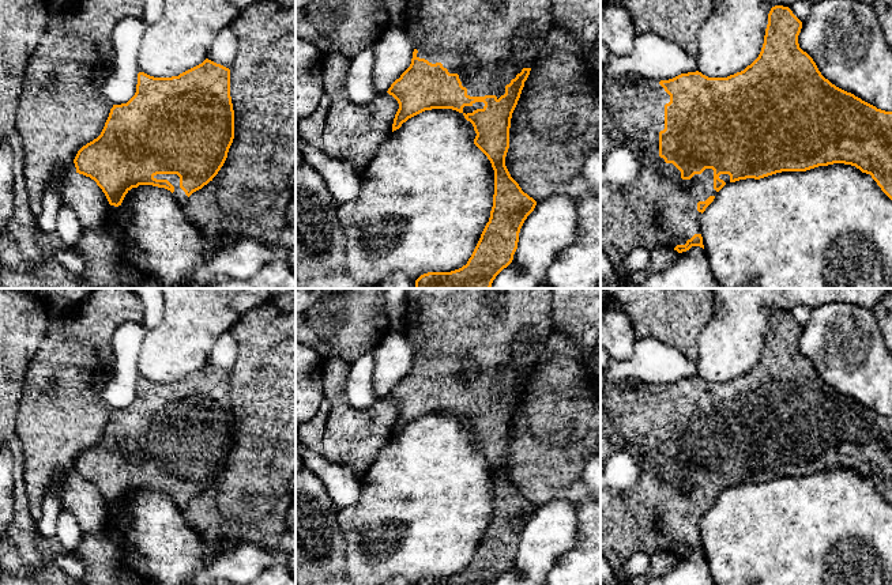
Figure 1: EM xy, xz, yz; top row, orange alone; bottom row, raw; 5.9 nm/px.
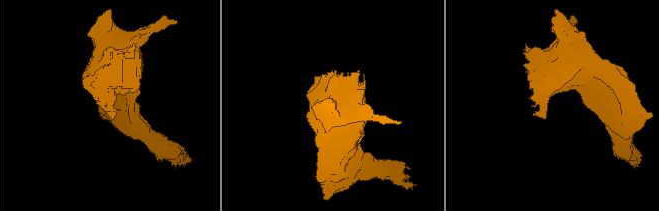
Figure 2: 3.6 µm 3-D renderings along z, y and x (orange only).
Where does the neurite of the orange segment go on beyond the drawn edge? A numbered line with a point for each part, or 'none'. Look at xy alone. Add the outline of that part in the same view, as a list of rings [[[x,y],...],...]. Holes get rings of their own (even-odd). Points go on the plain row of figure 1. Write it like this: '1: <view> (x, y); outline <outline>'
1: xy (179, 498); outline [[[157,479],[154,480],[157,484],[168,484],[174,491],[174,502],[180,509],[184,509],[188,501],[185,497],[180,492],[180,482],[177,479]]]

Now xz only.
1: xz (486, 338); outline [[[407,288],[407,316],[402,331],[414,346],[417,362],[441,367],[449,378],[458,378],[467,400],[496,400],[498,404],[523,373],[534,370],[554,331],[552,288]]]

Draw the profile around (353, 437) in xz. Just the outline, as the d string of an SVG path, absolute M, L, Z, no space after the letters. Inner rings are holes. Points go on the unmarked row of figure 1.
M340 358L323 359L323 390L331 410L325 423L321 454L343 464L362 478L392 437L398 405L388 397L366 410L357 410L346 395L350 365Z

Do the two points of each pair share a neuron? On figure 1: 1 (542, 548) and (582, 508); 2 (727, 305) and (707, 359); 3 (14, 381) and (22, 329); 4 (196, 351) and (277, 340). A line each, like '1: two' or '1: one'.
1: two
2: one
3: one
4: two

